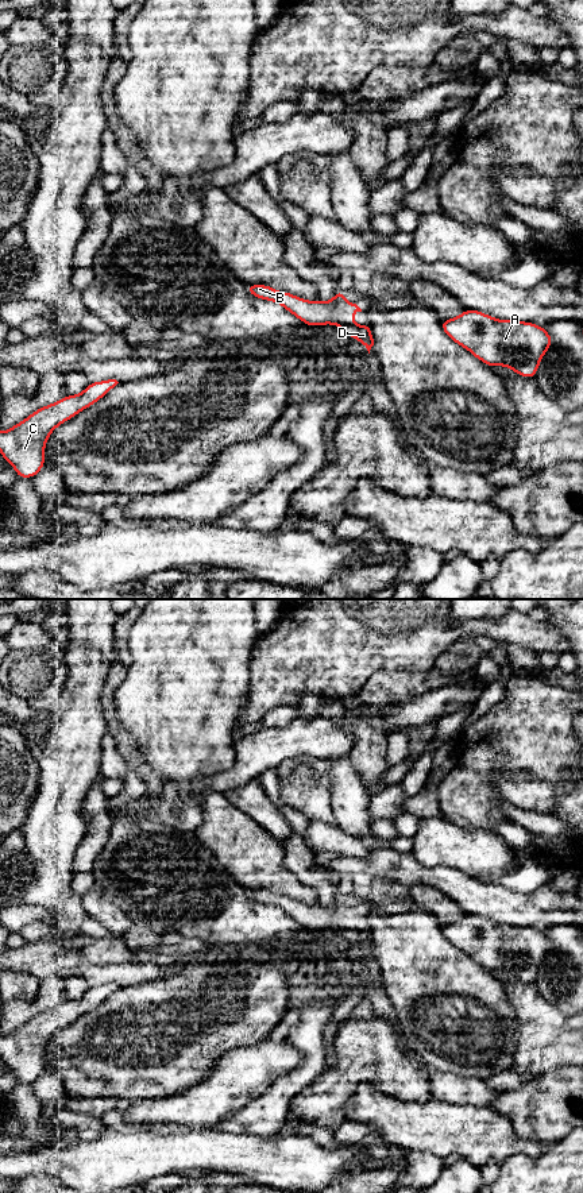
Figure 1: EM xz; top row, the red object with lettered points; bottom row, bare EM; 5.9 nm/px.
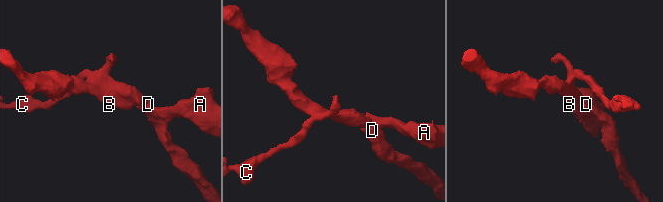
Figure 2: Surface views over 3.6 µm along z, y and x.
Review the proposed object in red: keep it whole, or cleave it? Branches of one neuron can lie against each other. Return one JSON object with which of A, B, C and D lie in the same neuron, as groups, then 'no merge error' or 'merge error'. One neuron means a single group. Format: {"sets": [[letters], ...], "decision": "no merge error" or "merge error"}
{"sets": [["A", "B", "C"], ["D"]], "decision": "merge error"}

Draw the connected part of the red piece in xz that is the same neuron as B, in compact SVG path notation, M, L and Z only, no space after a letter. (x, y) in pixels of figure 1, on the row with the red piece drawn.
M246 285L250 294L266 301L281 304L292 314L298 317L309 327L333 324L333 325L351 325L354 313L362 309L350 301L343 300L345 290L339 289L329 302L318 300L305 301L286 292L278 292L267 285Z

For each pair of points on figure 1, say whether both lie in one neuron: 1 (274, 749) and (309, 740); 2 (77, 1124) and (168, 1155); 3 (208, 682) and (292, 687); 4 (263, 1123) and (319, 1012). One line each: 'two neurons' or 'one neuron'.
1: one neuron
2: two neurons
3: two neurons
4: one neuron

